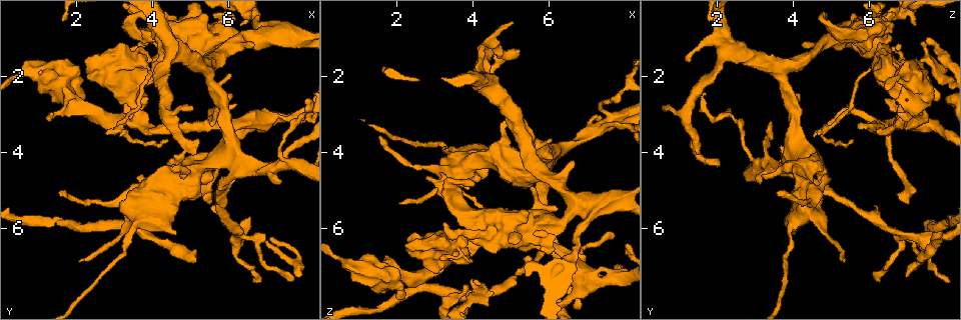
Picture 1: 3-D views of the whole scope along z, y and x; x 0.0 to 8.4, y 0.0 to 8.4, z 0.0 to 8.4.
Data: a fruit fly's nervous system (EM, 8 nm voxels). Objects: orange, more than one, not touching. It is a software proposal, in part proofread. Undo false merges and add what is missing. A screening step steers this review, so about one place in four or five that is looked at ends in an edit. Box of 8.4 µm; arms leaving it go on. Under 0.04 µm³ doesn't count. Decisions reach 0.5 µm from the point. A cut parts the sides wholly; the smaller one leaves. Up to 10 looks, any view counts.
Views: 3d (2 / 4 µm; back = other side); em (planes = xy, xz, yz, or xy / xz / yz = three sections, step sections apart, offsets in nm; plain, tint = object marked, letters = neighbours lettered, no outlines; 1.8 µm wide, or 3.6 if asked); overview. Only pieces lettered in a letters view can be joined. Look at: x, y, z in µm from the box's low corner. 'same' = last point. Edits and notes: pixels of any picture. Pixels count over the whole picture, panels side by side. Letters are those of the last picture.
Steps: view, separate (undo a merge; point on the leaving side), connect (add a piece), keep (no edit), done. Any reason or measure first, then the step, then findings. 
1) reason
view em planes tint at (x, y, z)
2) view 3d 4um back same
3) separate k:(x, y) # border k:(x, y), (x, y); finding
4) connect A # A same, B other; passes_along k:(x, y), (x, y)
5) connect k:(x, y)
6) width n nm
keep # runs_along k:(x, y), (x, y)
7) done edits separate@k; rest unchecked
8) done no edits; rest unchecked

tapers out
view em planes letters at (2.10, 6.85, 5.30)

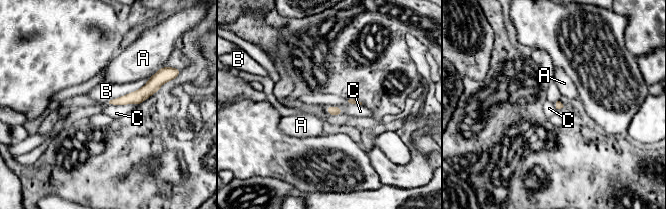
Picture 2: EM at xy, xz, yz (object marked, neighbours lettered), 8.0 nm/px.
keep # A other, B other, C other; runs_along 2:(160, 82), (137, 97), (115, 102); no lettered piece goes on from it

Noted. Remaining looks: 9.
an open end
view 3d 4um at (5.10, 6.90, 7.35)

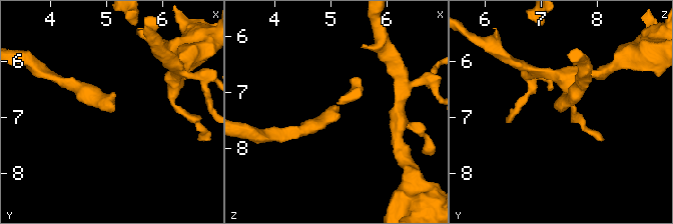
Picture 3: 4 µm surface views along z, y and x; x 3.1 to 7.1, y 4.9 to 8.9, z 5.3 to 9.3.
shape alone is not enough
view em xy step 8 letters at (5.15, 6.90, 7.35)

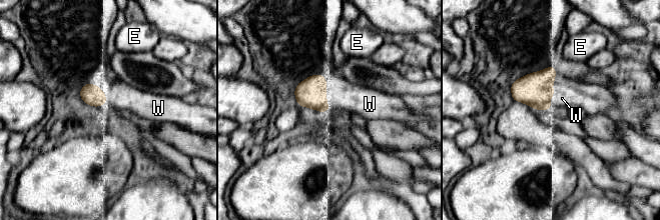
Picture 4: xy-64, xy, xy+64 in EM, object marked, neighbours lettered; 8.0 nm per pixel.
cut it another way
view em planes letters same

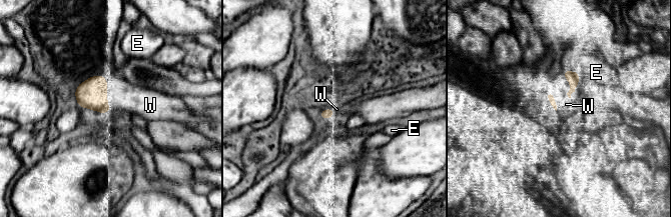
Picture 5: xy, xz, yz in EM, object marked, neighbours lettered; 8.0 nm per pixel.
connect W # E other, W same; it goes on there

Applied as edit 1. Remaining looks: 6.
view overview

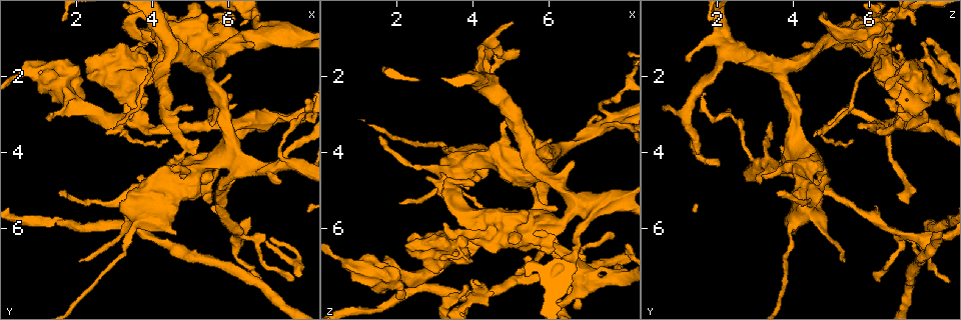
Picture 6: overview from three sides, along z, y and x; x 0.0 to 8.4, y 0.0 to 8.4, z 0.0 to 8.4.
two arms in line, one across
view em planes letters at (3.55, 3.15, 6.85)

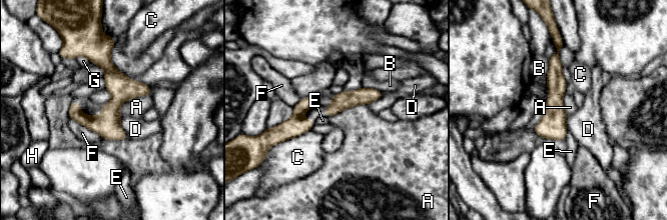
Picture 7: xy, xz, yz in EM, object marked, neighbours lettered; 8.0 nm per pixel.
longest_contact F 320 nm
keep # A other, B other, C other, D other, E other, F other, G other, H other; runs_along 7:(107, 50), (120, 137); continuous, no second neuron

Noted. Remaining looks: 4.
touches itself
view 3d 4um at (5.45, 0.80, 6.10)

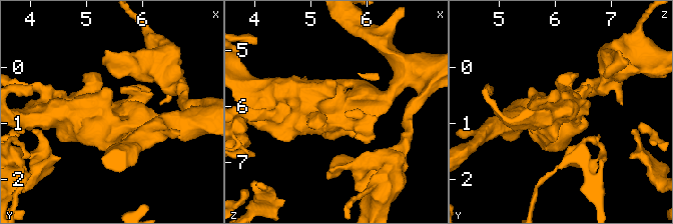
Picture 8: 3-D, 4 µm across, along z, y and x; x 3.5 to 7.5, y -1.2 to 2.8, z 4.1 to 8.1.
view em xz step 4 letters at (5.40, 0.85, 6.10)

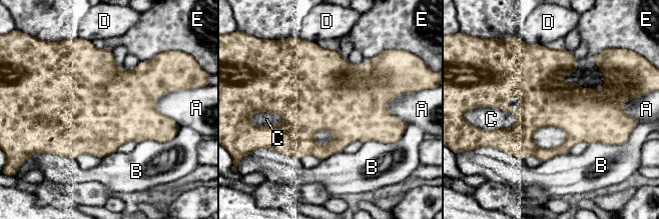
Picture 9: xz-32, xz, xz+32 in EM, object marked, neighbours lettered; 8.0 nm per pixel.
longest_contact C 300 nm
keep # A other, B other, C other, D other, E other; border 9:(486, 106), (503, 109), (518, 121); one neuron here

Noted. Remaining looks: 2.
done edits connect@5; rest unchecked

